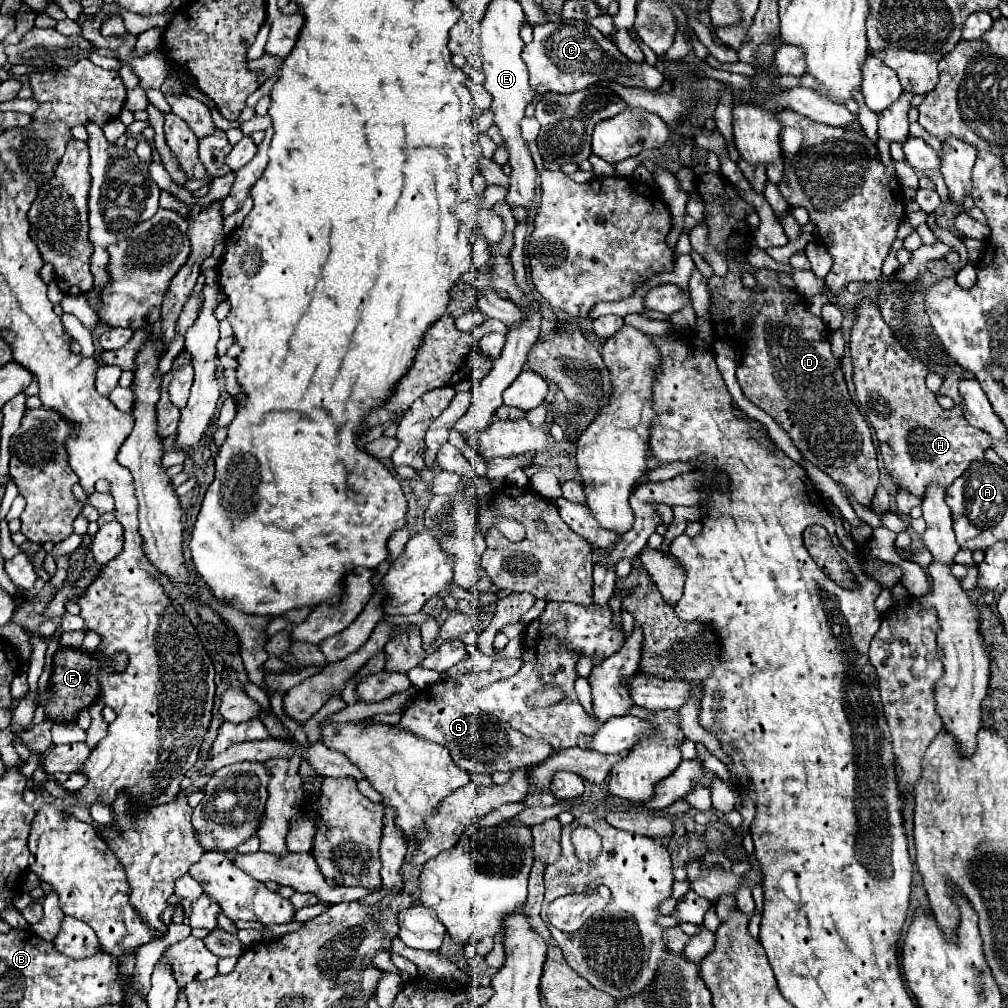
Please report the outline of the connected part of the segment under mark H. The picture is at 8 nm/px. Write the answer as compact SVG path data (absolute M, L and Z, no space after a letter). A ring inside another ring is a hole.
M868 297L856 307L850 331L850 353L862 415L876 431L878 441L890 447L890 451L880 453L892 485L896 485L898 491L908 491L922 499L926 487L934 483L944 489L950 487L974 459L984 457L984 451L992 445L988 433L968 425L962 409L942 409L938 405L934 393L926 387L930 369L892 337L892 331L880 317L878 305Z

